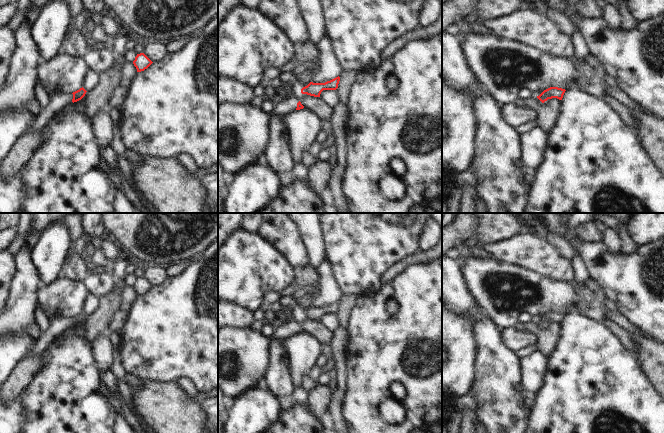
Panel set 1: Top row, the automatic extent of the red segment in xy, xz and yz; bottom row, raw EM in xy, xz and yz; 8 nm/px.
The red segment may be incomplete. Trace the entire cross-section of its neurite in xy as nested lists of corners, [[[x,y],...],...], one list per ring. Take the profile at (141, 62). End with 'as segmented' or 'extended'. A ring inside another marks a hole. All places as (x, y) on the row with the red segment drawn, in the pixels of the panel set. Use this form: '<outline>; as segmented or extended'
[[[137,54],[135,60],[133,61],[134,66],[137,69],[137,72],[144,71],[147,69],[153,62],[144,54]]]; as segmented

